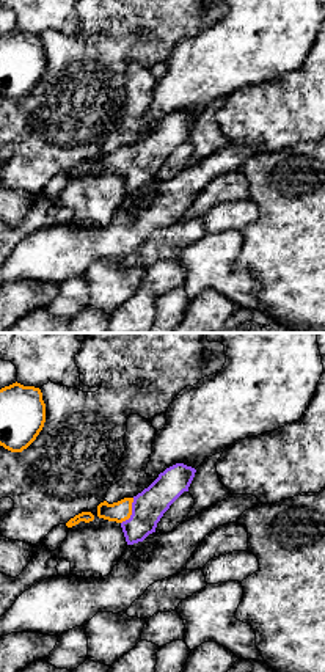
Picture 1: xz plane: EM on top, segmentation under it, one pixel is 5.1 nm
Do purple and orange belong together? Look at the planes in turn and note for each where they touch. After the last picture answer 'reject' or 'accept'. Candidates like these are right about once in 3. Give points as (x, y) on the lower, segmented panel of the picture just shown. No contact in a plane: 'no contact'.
meets purple at (132, 512)

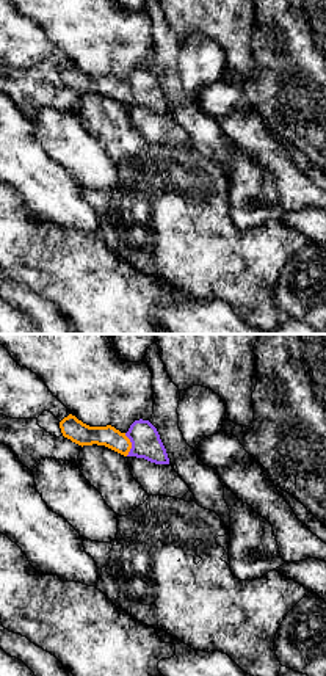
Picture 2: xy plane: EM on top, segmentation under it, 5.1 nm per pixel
meets purple at (132, 444)

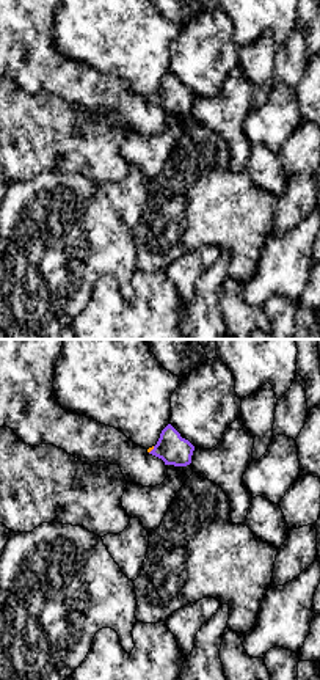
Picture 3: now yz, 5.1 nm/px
meets purple at (152, 449)

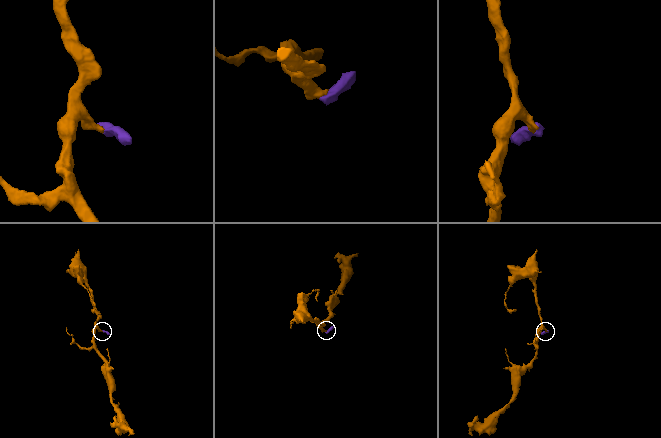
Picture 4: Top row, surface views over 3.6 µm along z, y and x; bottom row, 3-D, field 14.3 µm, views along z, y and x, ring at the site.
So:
accept

